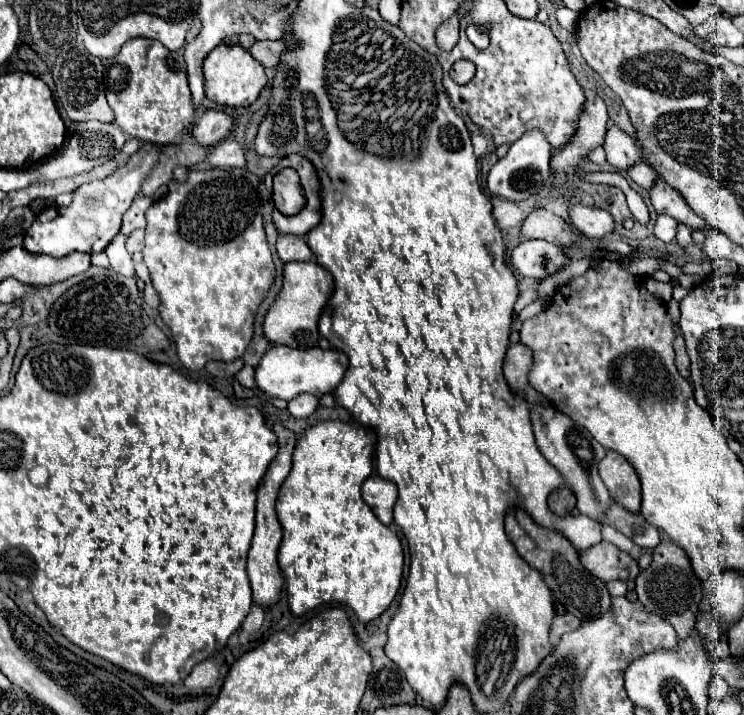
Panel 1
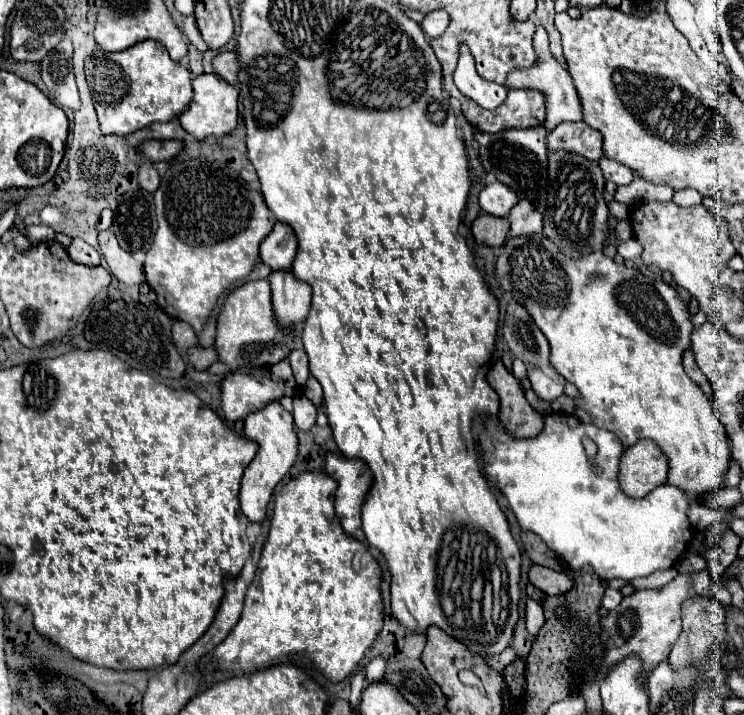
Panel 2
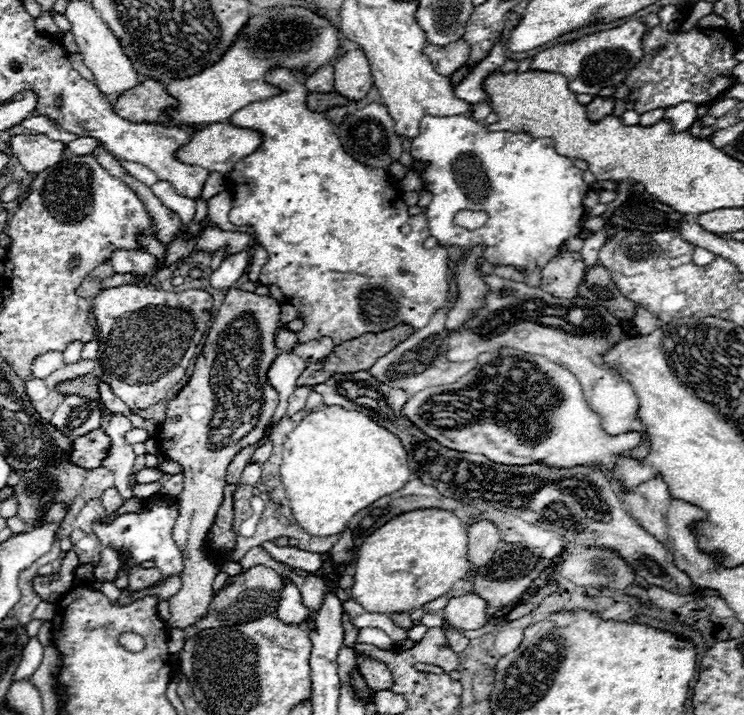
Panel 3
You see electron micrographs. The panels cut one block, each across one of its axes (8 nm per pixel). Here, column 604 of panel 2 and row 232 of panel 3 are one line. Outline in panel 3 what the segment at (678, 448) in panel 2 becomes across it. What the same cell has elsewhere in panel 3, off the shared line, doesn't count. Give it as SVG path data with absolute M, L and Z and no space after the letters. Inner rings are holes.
M280 68L280 70L268 72L268 82L272 82L274 86L280 86L282 92L276 98L270 98L270 100L264 100L264 102L254 102L252 106L246 106L244 110L240 110L238 114L232 116L232 124L258 130L264 136L264 142L262 142L260 150L256 150L256 154L250 154L248 158L240 160L234 166L232 174L228 176L232 192L234 192L230 222L236 224L236 226L244 226L244 224L254 226L258 242L268 250L268 262L262 266L262 272L258 276L260 284L278 286L284 292L288 304L298 308L298 318L304 322L304 328L298 332L298 342L302 342L302 344L310 342L310 340L318 340L322 336L330 336L334 340L334 344L342 344L346 340L358 338L358 336L362 336L366 332L376 334L376 332L390 330L390 328L394 328L398 324L410 324L412 328L424 328L438 310L448 306L448 250L444 250L444 248L424 248L424 240L430 236L426 214L410 216L408 206L402 200L402 194L396 192L388 184L386 172L382 168L362 166L360 162L356 162L342 148L342 144L340 144L338 136L332 132L332 126L326 120L326 116L322 112L308 110L308 106L306 106L306 88L290 70Z

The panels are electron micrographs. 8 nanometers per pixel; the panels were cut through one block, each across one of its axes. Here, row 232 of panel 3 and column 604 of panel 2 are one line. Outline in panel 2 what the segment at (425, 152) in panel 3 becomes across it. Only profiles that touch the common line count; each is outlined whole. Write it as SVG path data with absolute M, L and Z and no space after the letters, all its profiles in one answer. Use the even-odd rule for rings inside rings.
M572 414L546 416L544 430L532 440L512 438L502 428L498 428L496 416L485 419L484 427L491 443L483 448L486 476L494 480L500 492L508 498L508 504L516 514L522 530L538 534L546 542L546 546L562 558L568 568L576 570L588 564L604 580L634 580L640 576L650 576L656 570L674 568L686 552L686 546L694 536L694 530L690 528L690 520L686 516L690 504L688 496L670 484L659 486L643 498L626 496L620 490L616 478L620 456L624 450L616 434L600 430L594 424L584 424ZM584 438L592 438L596 442L598 452L594 458L588 458L582 444ZM594 466L598 466L602 474L596 474Z

